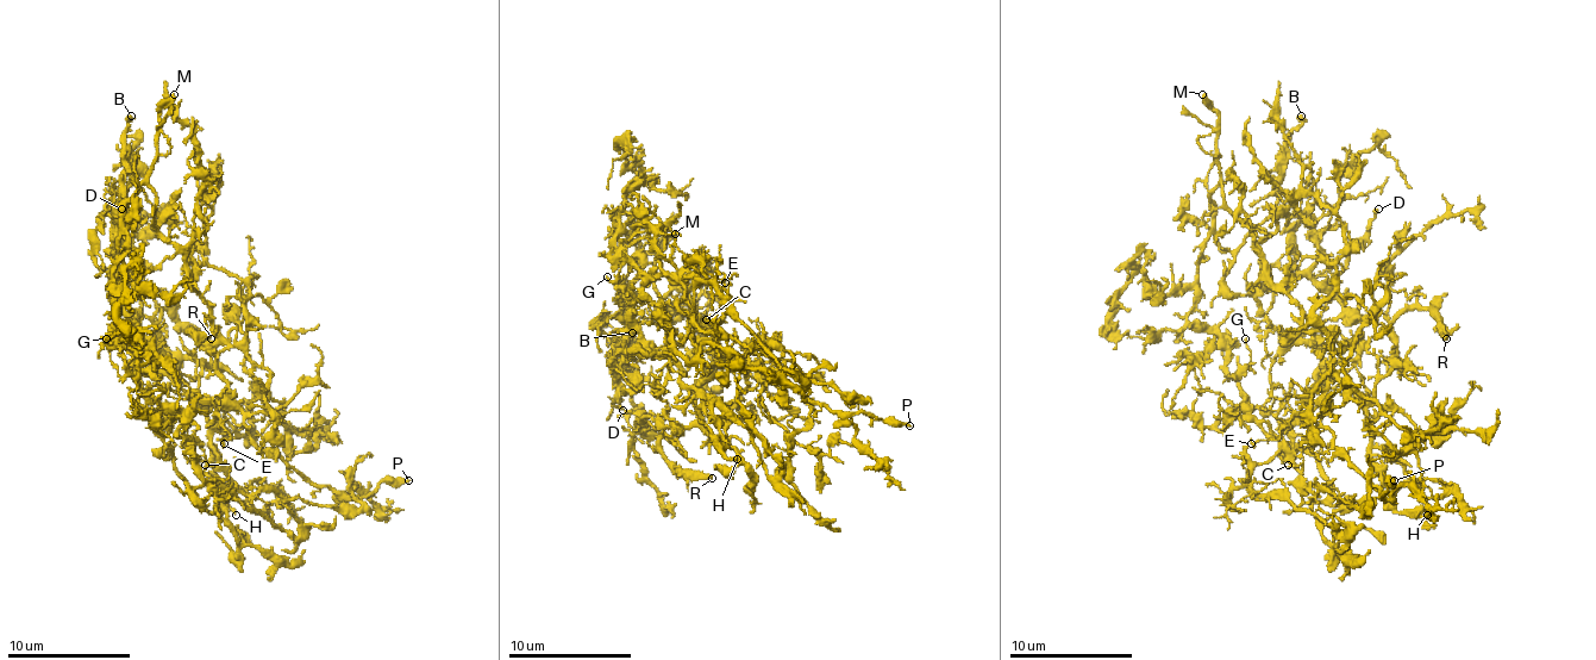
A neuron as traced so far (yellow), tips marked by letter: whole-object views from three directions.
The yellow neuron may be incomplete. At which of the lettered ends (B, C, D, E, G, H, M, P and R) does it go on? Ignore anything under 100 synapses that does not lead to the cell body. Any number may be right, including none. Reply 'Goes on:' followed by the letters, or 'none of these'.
Goes on: M

